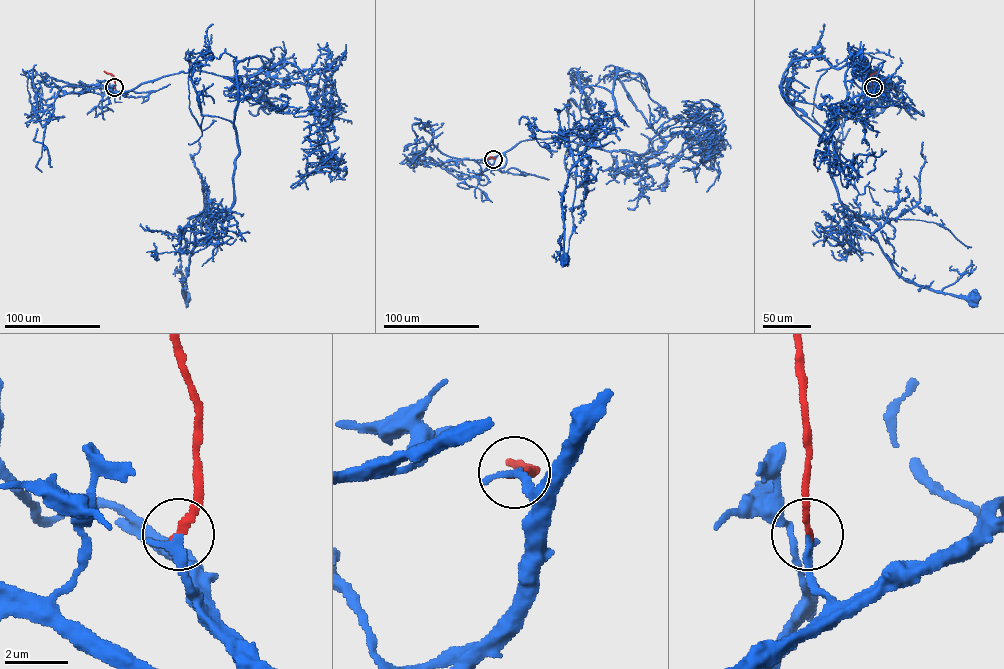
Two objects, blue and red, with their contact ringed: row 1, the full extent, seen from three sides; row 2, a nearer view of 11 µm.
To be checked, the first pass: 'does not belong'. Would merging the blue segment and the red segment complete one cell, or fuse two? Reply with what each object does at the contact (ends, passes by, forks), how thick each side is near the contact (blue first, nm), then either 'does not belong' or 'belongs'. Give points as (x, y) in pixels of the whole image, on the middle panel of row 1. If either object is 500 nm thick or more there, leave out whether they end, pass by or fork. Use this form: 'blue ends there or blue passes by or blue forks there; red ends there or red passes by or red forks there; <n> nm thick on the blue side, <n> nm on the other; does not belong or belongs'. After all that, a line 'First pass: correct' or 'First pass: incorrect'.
blue ends there; red ends there; 280 nm thick on the blue side, 200 nm on the other; belongs
First pass: incorrect

